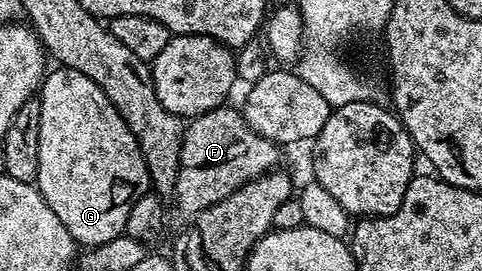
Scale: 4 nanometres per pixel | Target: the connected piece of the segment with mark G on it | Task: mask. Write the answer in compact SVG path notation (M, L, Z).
M67 66L51 69L43 78L37 97L40 100L40 168L36 185L48 208L56 212L60 224L68 228L79 247L102 246L108 240L123 237L132 204L151 189L150 173L136 136L102 89L79 70Z

